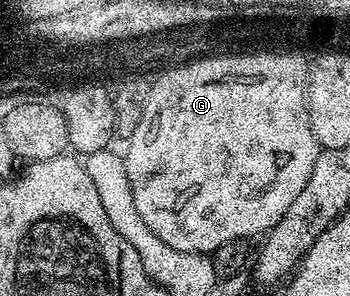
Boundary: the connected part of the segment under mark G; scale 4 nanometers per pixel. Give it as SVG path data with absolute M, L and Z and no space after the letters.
M272 53L266 57L211 60L207 63L194 60L185 64L179 71L172 72L172 75L164 77L164 80L156 85L156 91L149 100L148 111L142 113L133 123L136 125L132 128L132 137L128 140L128 152L123 153L123 158L138 214L162 242L180 251L211 254L218 246L231 240L248 240L253 238L252 236L259 237L267 233L268 229L273 228L280 221L282 214L290 210L294 198L302 194L307 180L310 179L310 173L314 170L314 162L322 151L320 145L316 143L308 121L306 85L309 67L309 61L298 53Z

